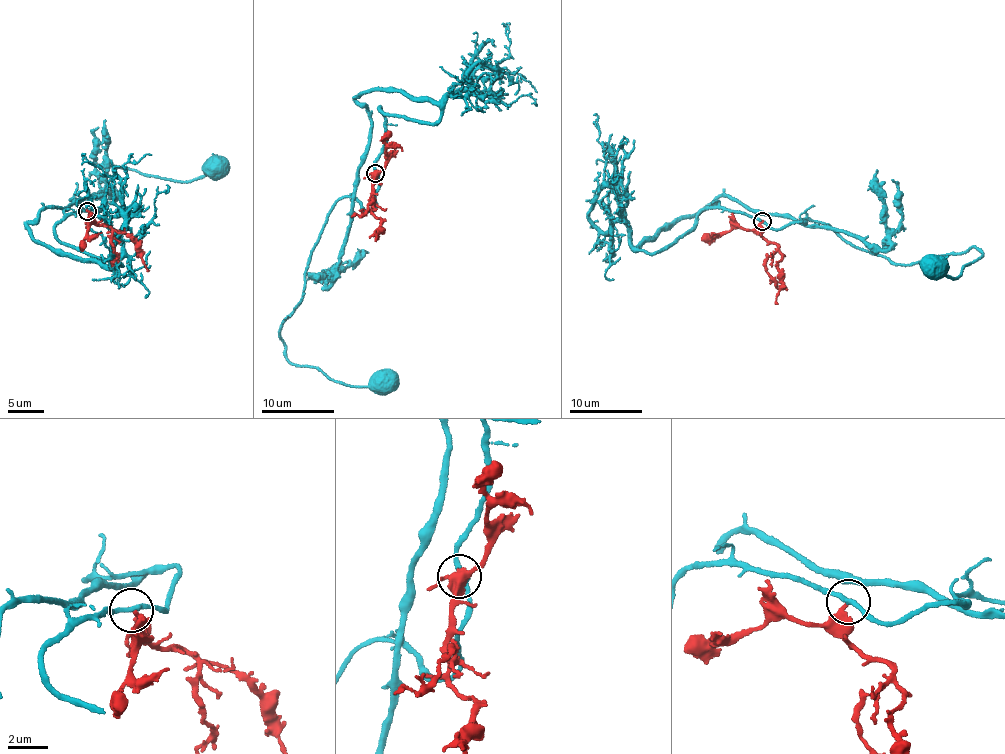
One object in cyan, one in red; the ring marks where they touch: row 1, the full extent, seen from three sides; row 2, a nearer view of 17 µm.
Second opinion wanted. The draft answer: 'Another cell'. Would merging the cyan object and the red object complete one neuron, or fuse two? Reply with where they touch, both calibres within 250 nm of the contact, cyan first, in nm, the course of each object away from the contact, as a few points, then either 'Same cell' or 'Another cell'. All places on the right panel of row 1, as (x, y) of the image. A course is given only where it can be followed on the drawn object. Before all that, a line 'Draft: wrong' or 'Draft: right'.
Draft: right
Place: (762, 221). Thickness 240 nm (cyan) against 280 nm. Course of cyan: (762, 221), (777, 228), (806, 217), (905, 265), (972, 247), (982, 254), (952, 278), (926, 262). Course of red: (762, 221), (763, 237), (777, 244), (782, 256), (778, 265), (781, 284), (777, 303). Another cell

